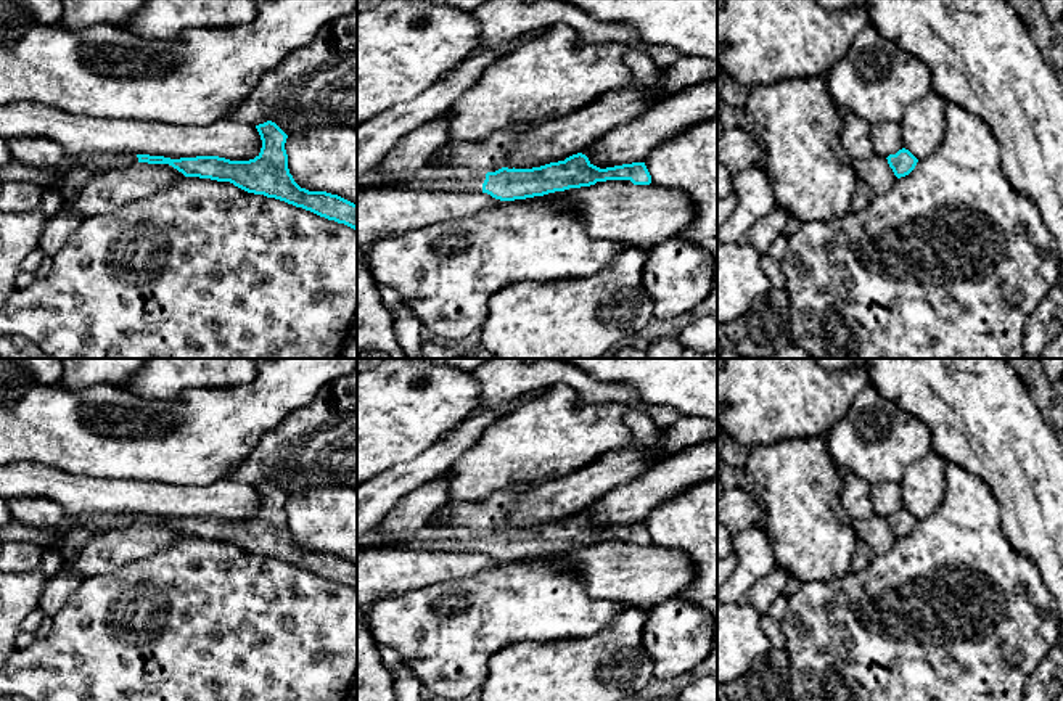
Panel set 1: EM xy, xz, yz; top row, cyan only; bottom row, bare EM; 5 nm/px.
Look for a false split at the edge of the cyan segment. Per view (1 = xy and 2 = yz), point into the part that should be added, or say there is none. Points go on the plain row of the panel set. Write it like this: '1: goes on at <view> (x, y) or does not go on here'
1: does not go on here
2: does not go on here

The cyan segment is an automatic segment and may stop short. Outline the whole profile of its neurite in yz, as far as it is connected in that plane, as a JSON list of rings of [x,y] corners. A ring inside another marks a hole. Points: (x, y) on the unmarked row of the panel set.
[[[905,508],[899,510],[896,514],[889,514],[886,519],[897,539],[909,535],[918,523],[918,519]]]

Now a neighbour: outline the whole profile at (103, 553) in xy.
[[[132,523],[85,542],[63,571],[88,579],[172,547],[185,535],[169,524]]]

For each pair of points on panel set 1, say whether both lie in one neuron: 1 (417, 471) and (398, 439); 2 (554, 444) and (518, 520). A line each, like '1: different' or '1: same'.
1: different
2: different

